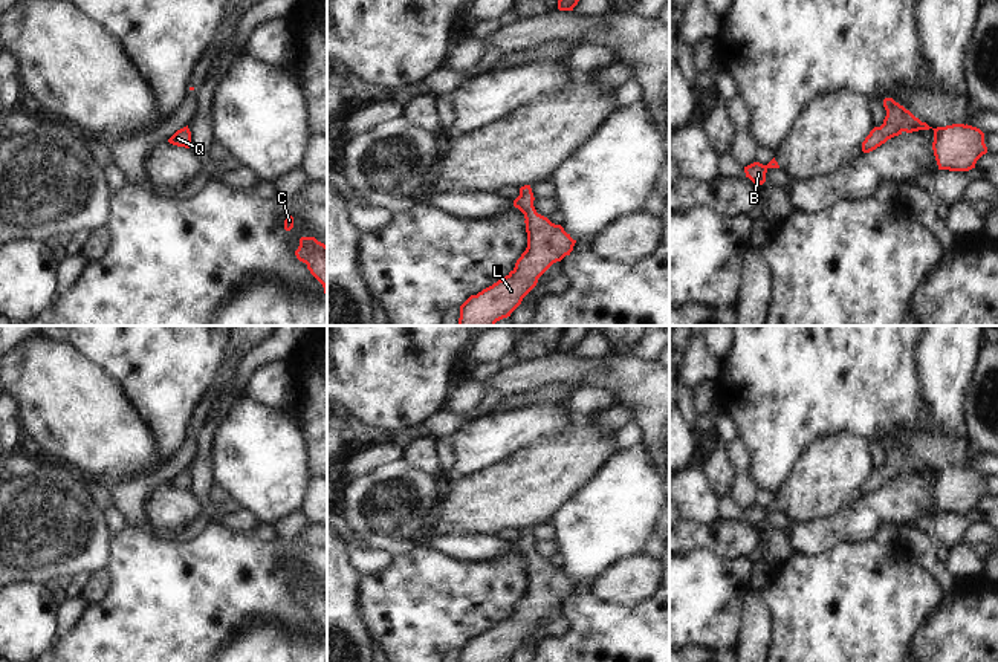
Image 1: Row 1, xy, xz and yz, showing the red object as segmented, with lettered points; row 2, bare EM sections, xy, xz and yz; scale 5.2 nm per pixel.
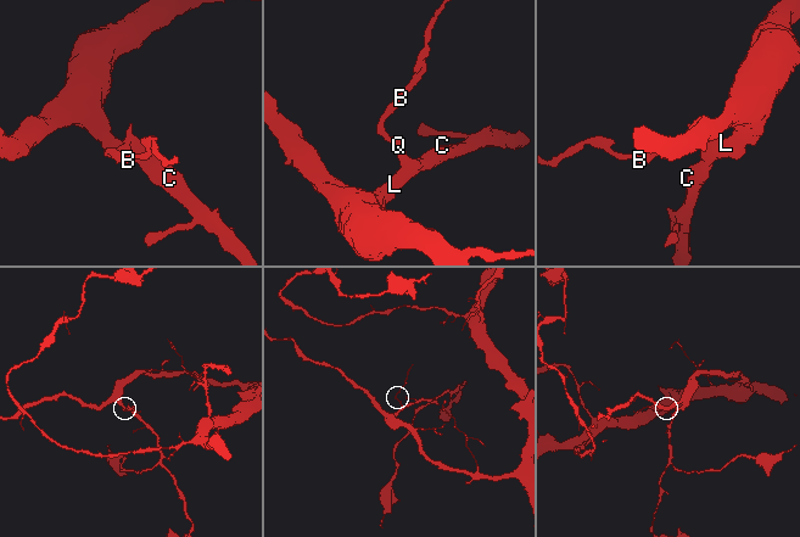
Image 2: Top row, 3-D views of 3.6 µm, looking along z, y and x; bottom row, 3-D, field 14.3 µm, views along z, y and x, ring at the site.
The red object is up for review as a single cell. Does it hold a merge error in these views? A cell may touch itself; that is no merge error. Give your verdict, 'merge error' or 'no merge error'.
no merge error

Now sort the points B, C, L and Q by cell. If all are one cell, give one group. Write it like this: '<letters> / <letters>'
B C L Q

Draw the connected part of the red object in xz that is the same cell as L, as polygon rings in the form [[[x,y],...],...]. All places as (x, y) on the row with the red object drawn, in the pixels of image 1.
[[[530,185],[520,188],[514,206],[524,214],[527,248],[515,268],[492,286],[471,295],[460,306],[458,326],[495,326],[510,316],[523,298],[536,286],[538,278],[556,261],[570,255],[576,240],[561,225],[536,213]]]

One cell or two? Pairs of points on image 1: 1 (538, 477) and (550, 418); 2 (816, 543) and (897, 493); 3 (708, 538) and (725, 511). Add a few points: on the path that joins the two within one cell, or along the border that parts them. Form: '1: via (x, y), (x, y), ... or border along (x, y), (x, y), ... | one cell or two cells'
1: border along (575, 418), (566, 428), (514, 453) | two cells
2: via (836, 529), (859, 522), (878, 508) | one cell
3: border along (720, 515), (745, 519) | two cells

